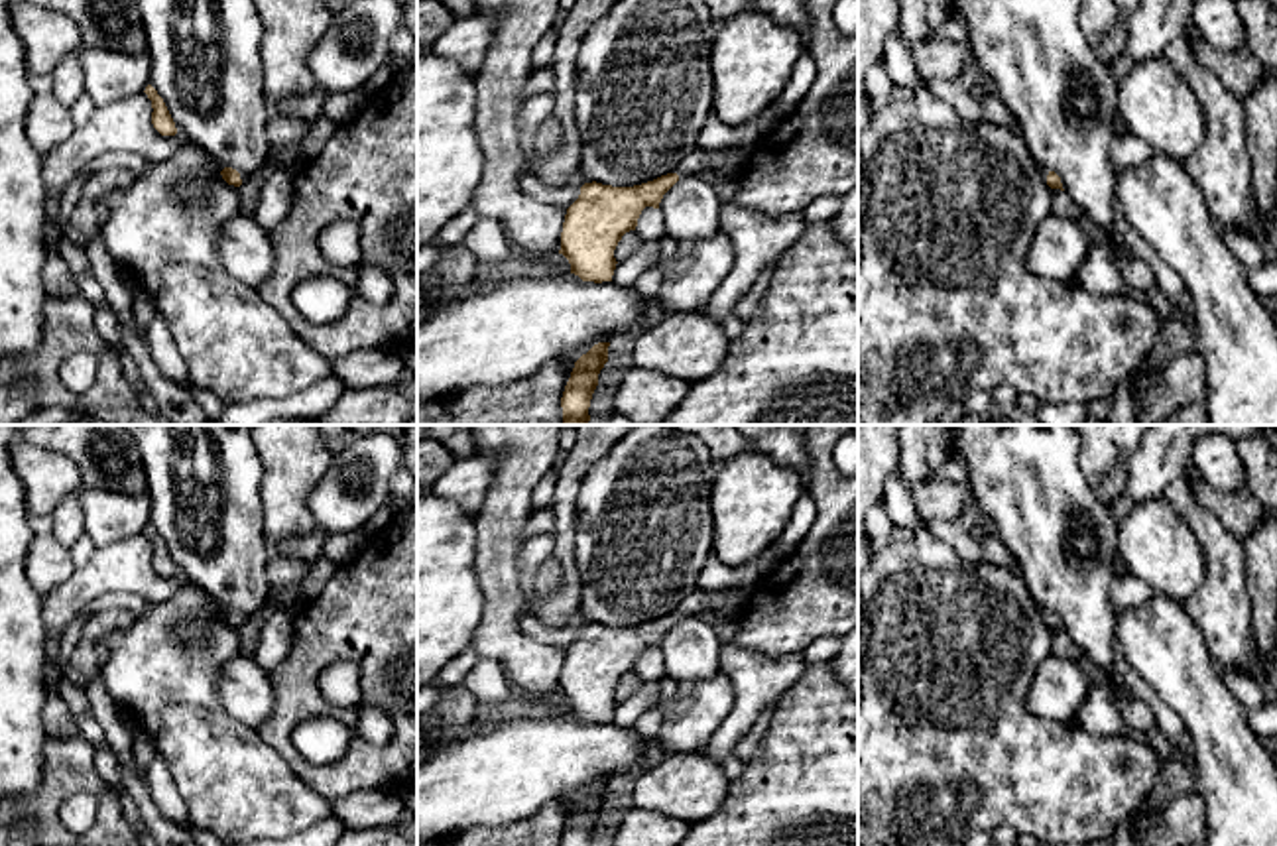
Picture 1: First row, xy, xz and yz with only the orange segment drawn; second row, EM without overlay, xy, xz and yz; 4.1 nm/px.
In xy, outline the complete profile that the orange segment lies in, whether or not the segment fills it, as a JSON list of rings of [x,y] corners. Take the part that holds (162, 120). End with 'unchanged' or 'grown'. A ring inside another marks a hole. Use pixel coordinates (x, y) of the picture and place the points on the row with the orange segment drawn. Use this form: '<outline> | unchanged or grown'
[[[148,85],[146,91],[148,98],[152,100],[152,124],[153,128],[161,134],[161,136],[175,136],[177,134],[177,128],[175,128],[175,122],[163,102],[163,98],[157,94],[157,91]]] | unchanged

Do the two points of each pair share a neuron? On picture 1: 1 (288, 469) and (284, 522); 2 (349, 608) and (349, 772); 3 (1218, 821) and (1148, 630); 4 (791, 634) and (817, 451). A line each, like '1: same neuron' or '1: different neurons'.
1: same neuron
2: same neuron
3: same neuron
4: same neuron

